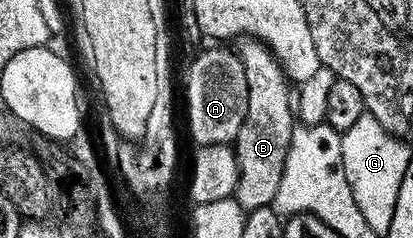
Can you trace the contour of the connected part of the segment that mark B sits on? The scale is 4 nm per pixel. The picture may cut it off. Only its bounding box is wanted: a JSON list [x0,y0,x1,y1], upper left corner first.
[234,36,294,212]

